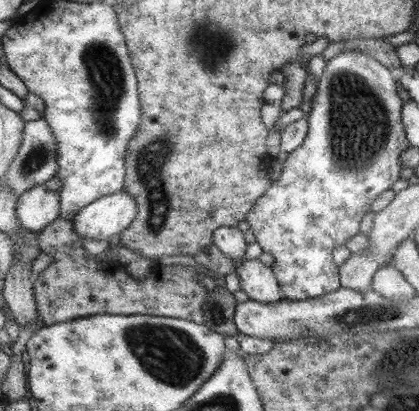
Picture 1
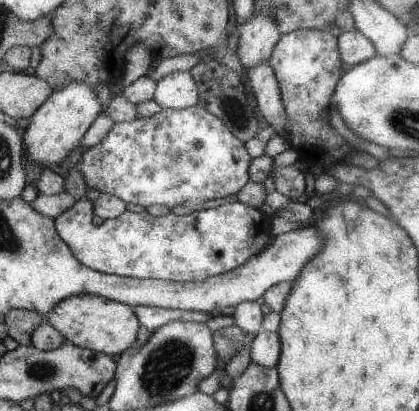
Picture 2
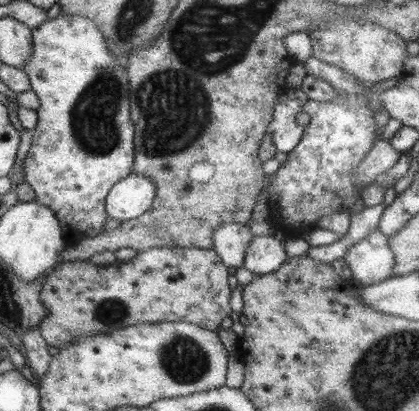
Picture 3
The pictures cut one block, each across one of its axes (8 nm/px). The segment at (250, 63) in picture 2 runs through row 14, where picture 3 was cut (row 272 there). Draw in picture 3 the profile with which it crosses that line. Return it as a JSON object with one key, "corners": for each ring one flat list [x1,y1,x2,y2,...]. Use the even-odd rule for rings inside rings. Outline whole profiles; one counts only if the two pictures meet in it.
{"corners":[[253,236,247,250,245,250,245,260,243,268,249,270,251,274,273,274,275,270,281,268,281,264,287,260,287,254,283,252,285,238,277,236]]}

